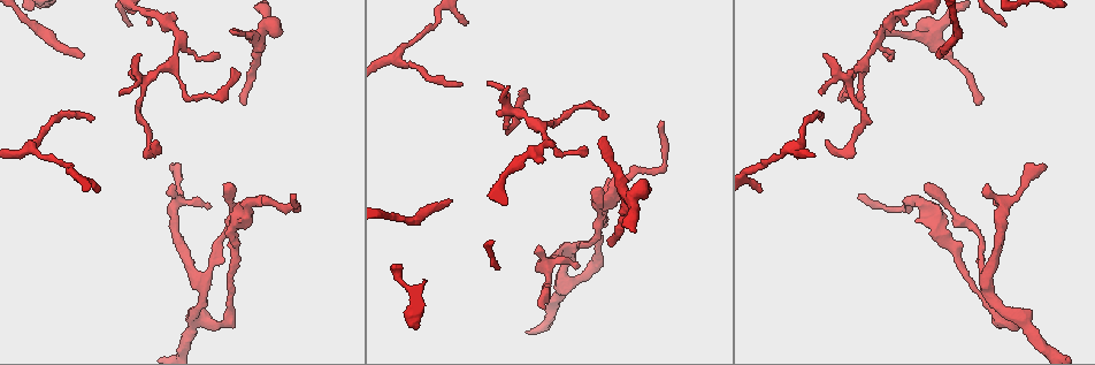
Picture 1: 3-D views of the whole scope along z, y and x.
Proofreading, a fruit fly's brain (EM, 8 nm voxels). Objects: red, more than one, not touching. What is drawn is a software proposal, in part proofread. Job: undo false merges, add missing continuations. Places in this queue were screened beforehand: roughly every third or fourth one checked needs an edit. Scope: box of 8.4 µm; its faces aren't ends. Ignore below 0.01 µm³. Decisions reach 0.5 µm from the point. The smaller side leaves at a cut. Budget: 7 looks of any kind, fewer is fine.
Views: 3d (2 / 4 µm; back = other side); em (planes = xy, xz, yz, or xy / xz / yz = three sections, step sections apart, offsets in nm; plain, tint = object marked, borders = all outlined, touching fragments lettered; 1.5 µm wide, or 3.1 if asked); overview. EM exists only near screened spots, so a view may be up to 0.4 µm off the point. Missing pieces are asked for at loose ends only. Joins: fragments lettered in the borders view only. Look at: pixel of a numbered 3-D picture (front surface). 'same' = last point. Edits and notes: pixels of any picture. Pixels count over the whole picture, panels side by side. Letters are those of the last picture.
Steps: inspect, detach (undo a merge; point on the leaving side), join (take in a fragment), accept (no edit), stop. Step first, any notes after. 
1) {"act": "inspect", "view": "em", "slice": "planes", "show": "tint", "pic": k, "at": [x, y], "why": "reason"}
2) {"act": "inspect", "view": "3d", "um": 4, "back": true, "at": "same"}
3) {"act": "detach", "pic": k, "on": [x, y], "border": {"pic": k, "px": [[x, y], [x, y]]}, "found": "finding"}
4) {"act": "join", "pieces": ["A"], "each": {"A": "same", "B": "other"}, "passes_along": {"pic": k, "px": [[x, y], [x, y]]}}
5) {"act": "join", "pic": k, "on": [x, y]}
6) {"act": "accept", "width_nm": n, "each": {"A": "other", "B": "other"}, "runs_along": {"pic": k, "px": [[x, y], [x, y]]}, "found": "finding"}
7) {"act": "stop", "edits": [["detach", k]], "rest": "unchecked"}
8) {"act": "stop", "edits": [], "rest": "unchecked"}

{"act": "inspect", "view": "3d", "um": 2, "pic": 1, "at": [859, 194], "why": "end of a long branch"}

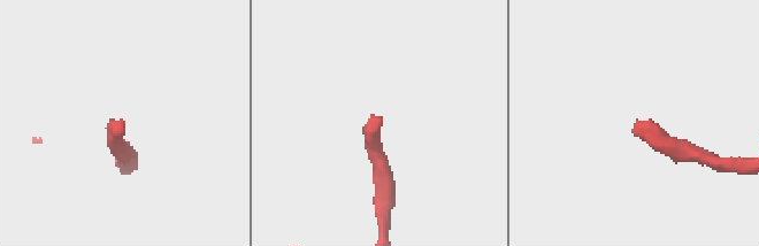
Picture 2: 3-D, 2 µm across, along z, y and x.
{"act": "inspect", "view": "em", "slice": "planes", "show": "borders", "pic": 2, "at": [635, 123]}

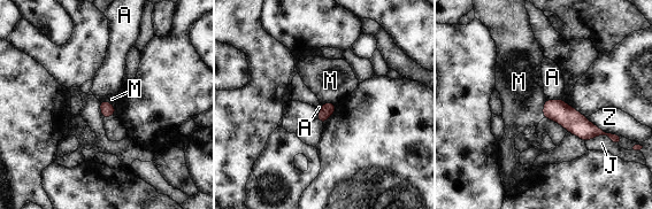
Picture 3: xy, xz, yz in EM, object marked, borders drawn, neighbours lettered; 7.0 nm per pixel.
{"act": "accept", "width_nm": 90, "each": {"A": "other", "J": "other", "M": "other", "Z": "other"}, "runs_along": {"pic": 3, "px": [[547, 103], [583, 129], [599, 132]]}, "found": "no lettered fragment goes on from it"}

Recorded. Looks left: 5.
{"act": "inspect", "view": "3d", "um": 2, "pic": 1, "at": [399, 52], "why": "three-way junction"}

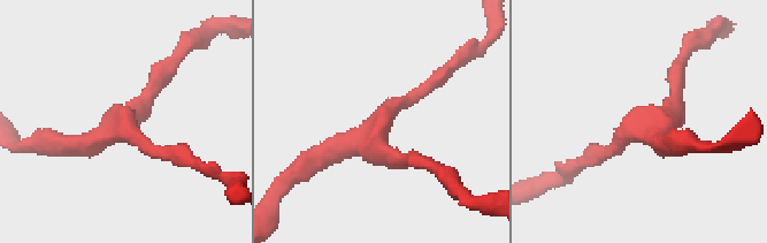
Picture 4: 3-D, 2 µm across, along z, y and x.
{"act": "inspect", "view": "em", "slice": "xz", "step": 4, "show": "tint", "pic": 4, "at": [384, 118], "arms": 3, "why": "need the tissue"}

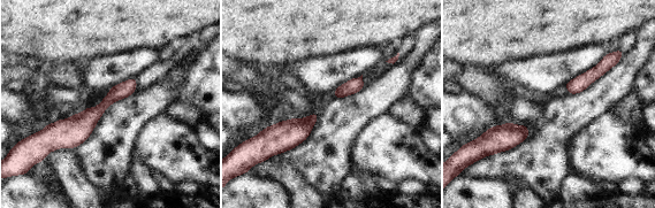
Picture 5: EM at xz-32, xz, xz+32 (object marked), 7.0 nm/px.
{"act": "inspect", "view": "em", "slice": "planes", "show": "borders", "at": "same", "why": "cut it another way"}

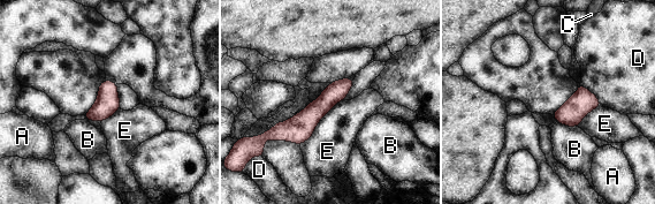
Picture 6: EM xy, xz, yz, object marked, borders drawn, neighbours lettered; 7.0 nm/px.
{"act": "accept", "each": {"A": "other", "B": "other", "C": "other", "D": "other", "E": "other"}, "runs_along": {"pic": 6, "px": [[349, 81], [297, 129], [272, 135]]}, "found": "continuous, no second neuron"}

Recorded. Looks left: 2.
{"act": "inspect", "view": "3d", "um": 4, "pic": 1, "at": [212, 206], "why": "free end"}

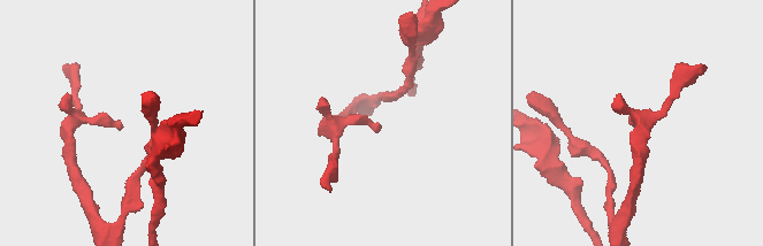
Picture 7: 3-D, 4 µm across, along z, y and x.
{"act": "inspect", "view": "em", "slice": "xy", "step": 8, "show": "borders", "pic": 7, "at": [379, 129]}

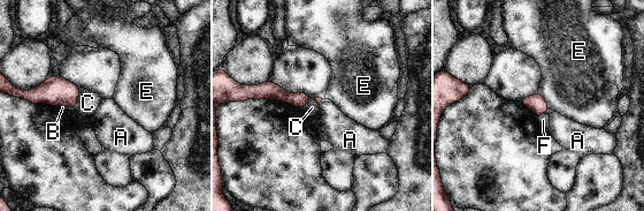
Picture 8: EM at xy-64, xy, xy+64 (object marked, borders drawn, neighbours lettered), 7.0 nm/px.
{"act": "accept", "longest_contact_nm": ["C", 150], "each": {"A": "other", "B": "other", "C": "other", "E": "other", "F": "other"}, "found": "no lettered fragment goes on from it"}

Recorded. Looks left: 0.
{"act": "stop", "edits": [], "rest": "unchecked"}

